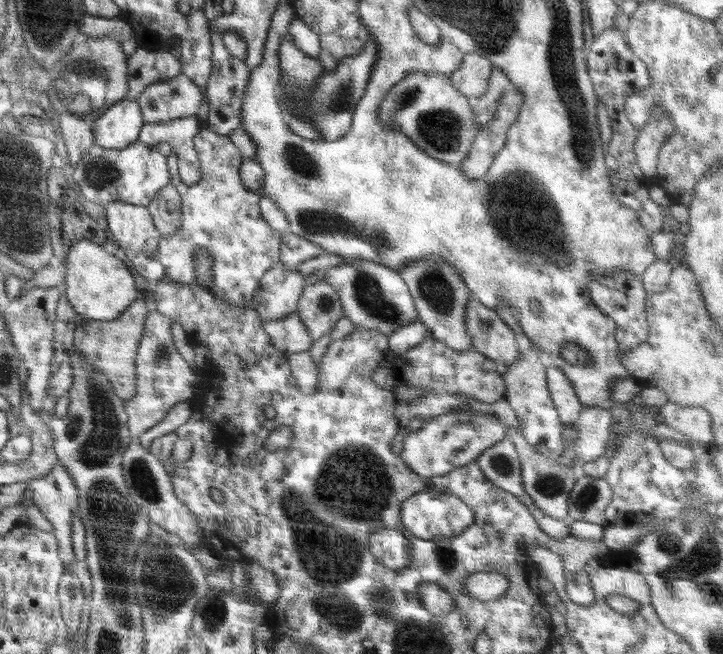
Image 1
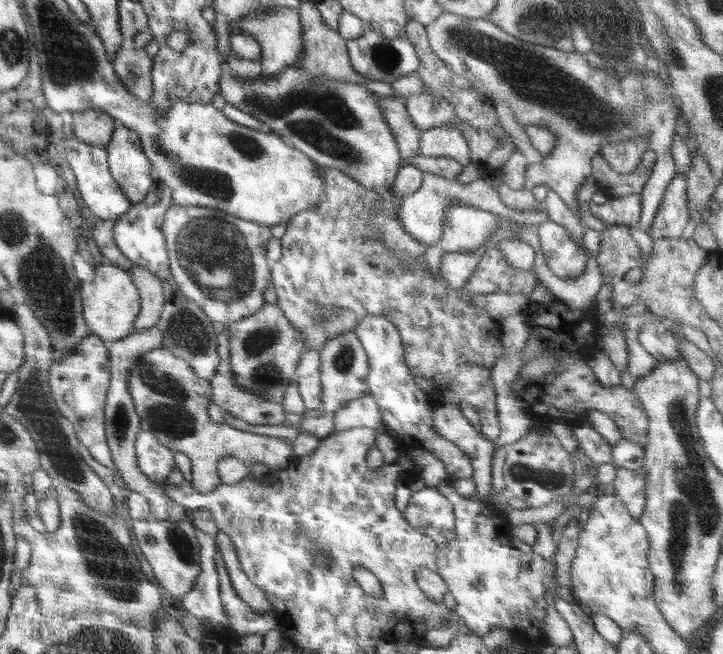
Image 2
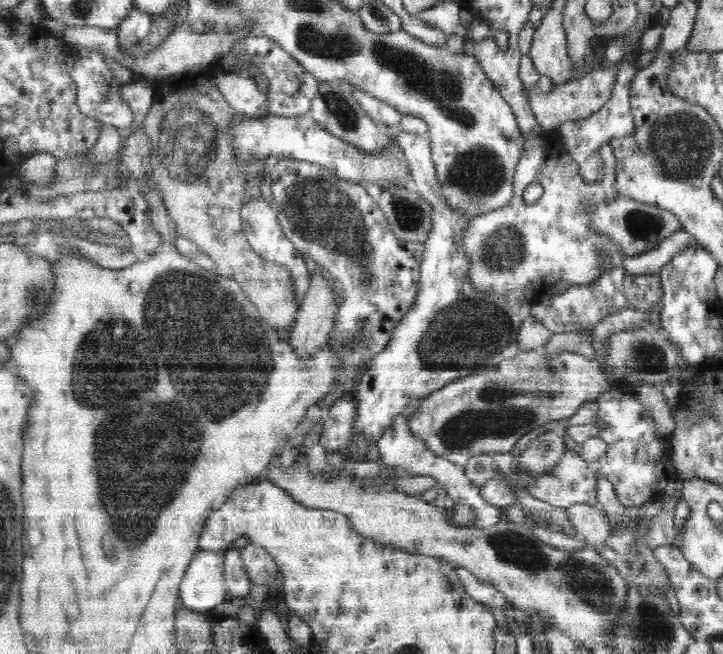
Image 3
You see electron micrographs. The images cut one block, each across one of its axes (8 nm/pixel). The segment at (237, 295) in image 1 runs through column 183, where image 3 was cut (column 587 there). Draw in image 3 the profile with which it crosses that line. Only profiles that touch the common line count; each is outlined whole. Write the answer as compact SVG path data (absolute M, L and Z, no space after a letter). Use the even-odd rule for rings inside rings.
M550 129L547 132L544 132L542 136L526 136L524 139L524 152L522 153L521 160L517 165L515 170L515 175L513 178L513 197L512 200L502 208L497 208L491 211L486 211L484 214L478 215L472 219L470 219L470 224L468 224L468 228L464 230L464 251L466 251L466 255L470 257L470 270L468 270L468 279L470 279L470 284L472 287L476 287L478 291L490 291L490 292L500 292L500 294L509 293L514 289L528 289L536 290L541 293L542 288L547 288L548 285L553 285L558 281L564 281L566 287L572 285L581 285L588 284L593 280L596 280L600 274L602 274L602 260L604 258L609 258L610 266L614 267L623 267L622 260L625 257L625 254L622 254L622 250L620 250L620 246L615 244L615 242L604 236L603 234L596 234L596 230L592 230L590 228L589 222L591 219L591 214L594 212L595 208L602 203L609 203L612 199L615 199L616 195L619 194L616 188L615 183L615 168L616 168L616 158L613 155L612 147L609 143L603 144L599 148L599 156L602 158L602 163L604 163L604 174L603 177L596 182L586 183L584 179L582 179L582 175L579 174L578 164L571 158L568 154L565 145L563 144L563 140L559 137L559 133L557 129ZM532 182L538 182L538 184L542 185L543 194L534 204L527 204L524 199L522 199L522 194L524 194L524 190L532 184Z

